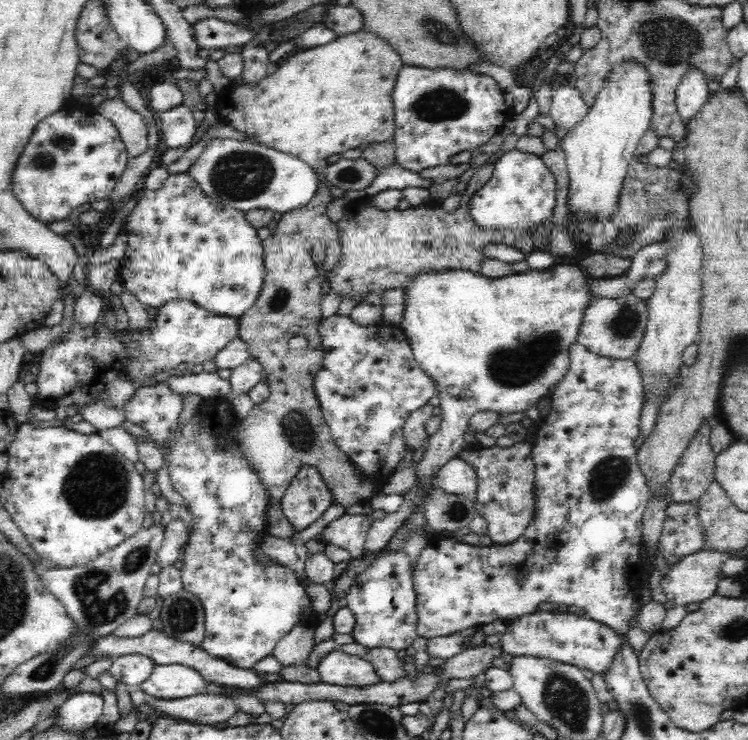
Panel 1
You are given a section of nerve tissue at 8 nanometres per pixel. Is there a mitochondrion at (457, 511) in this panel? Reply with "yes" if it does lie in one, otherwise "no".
yes

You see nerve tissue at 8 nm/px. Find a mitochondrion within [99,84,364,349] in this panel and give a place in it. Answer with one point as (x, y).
(244, 174)

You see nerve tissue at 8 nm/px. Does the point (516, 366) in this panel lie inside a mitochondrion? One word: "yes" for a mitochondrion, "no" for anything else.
yes

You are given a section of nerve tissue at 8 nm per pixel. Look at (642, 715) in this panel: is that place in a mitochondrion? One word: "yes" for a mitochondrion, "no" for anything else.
yes

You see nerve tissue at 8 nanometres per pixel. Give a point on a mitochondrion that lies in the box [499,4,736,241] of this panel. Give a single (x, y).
(670, 41)

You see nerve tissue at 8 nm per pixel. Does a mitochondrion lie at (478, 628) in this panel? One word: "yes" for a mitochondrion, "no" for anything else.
no

